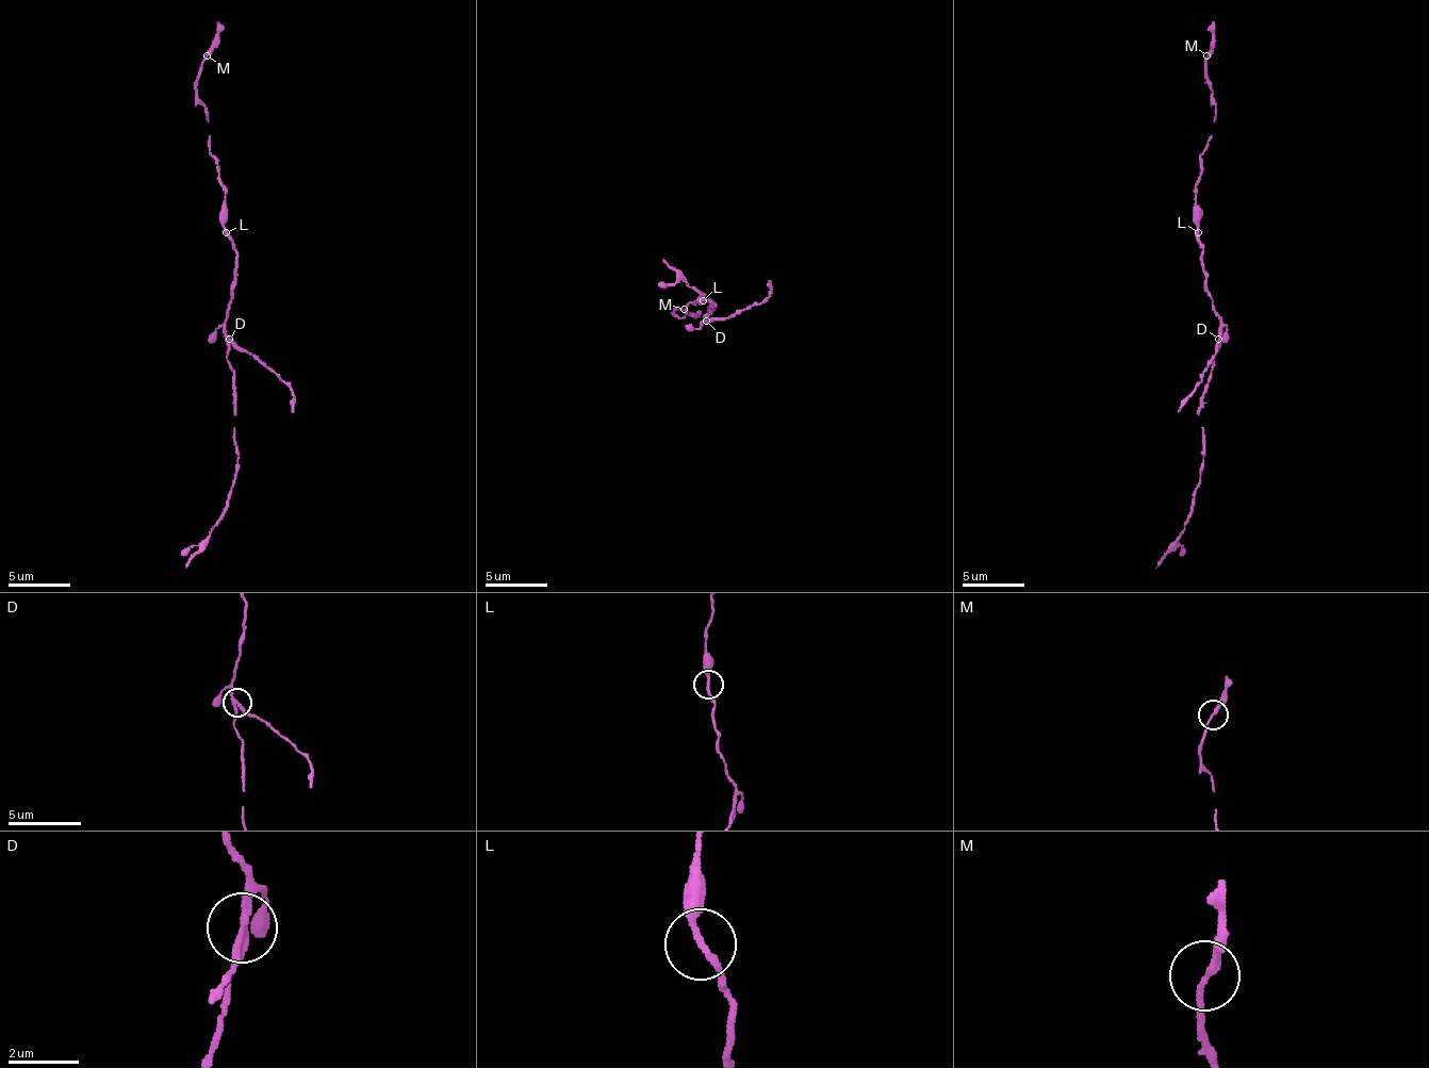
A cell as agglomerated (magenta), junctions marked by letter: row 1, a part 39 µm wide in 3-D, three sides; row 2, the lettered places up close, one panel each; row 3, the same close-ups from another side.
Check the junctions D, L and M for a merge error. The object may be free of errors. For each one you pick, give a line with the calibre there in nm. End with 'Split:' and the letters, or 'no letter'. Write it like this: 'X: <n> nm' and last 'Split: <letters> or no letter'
D: 180 nm
Split: D

